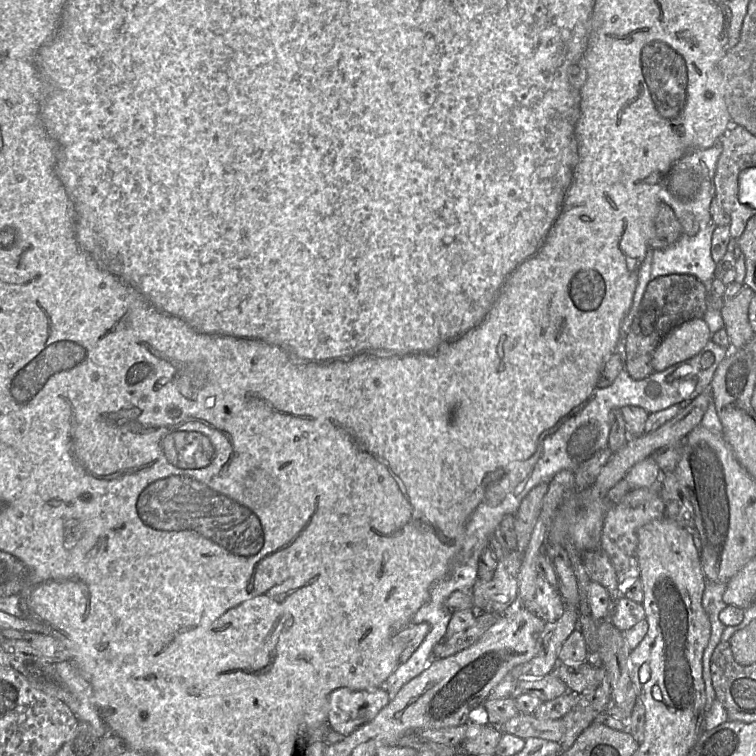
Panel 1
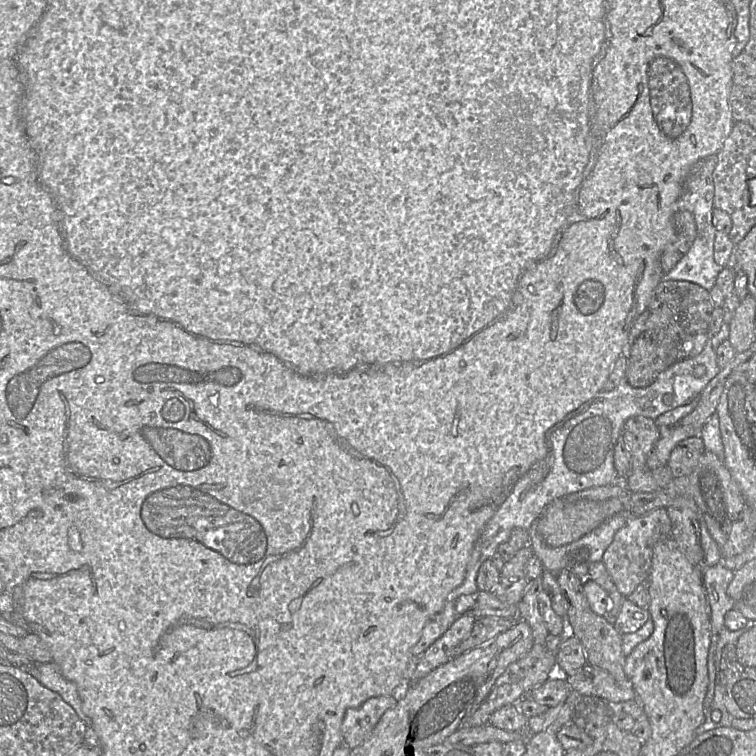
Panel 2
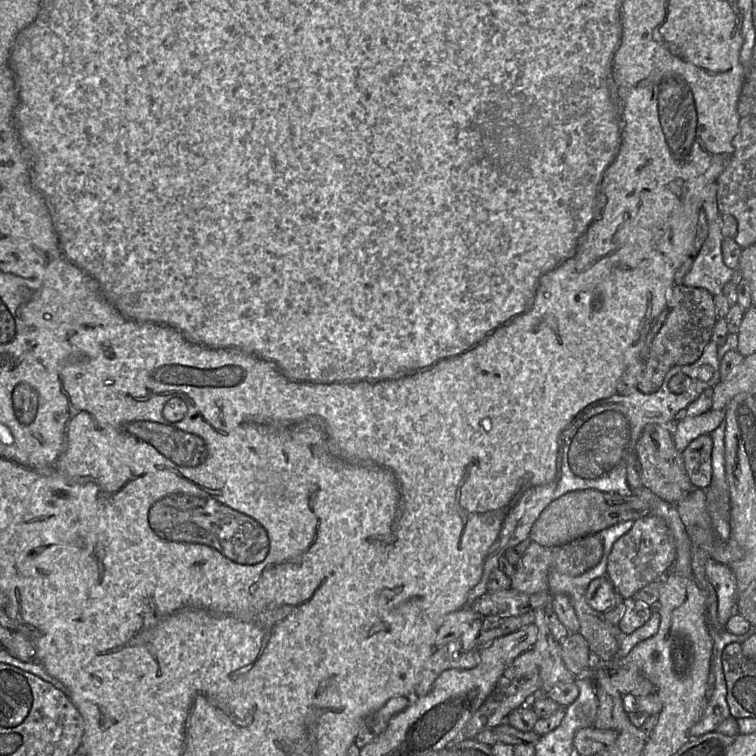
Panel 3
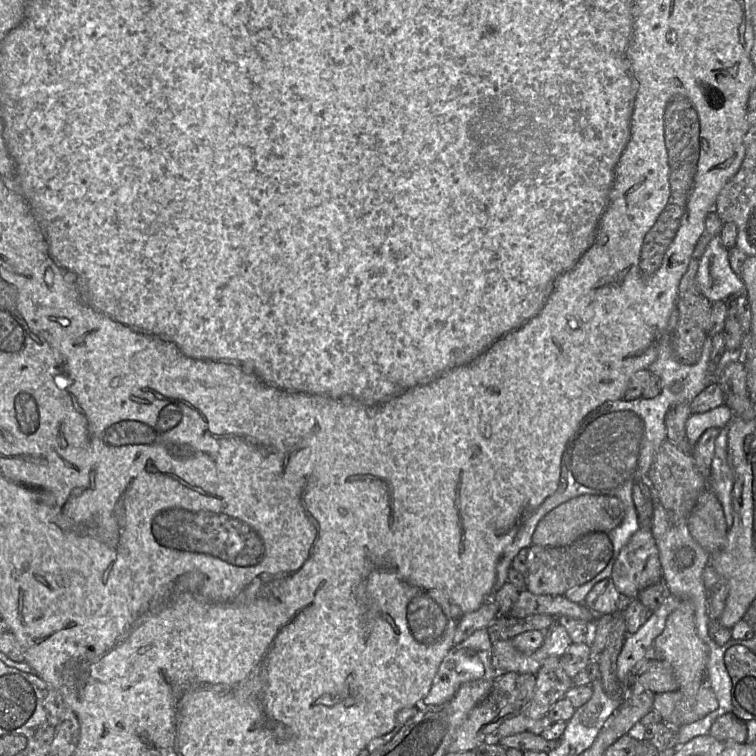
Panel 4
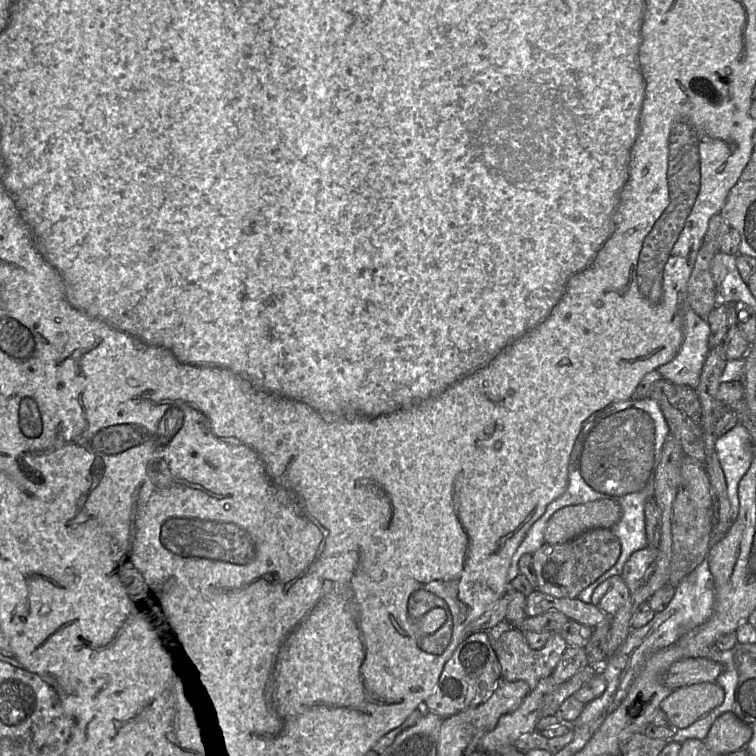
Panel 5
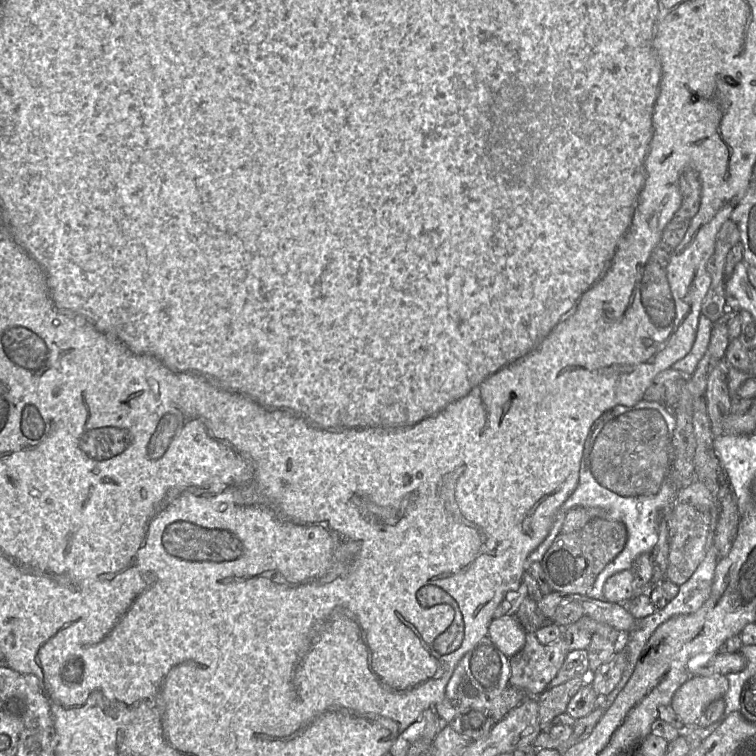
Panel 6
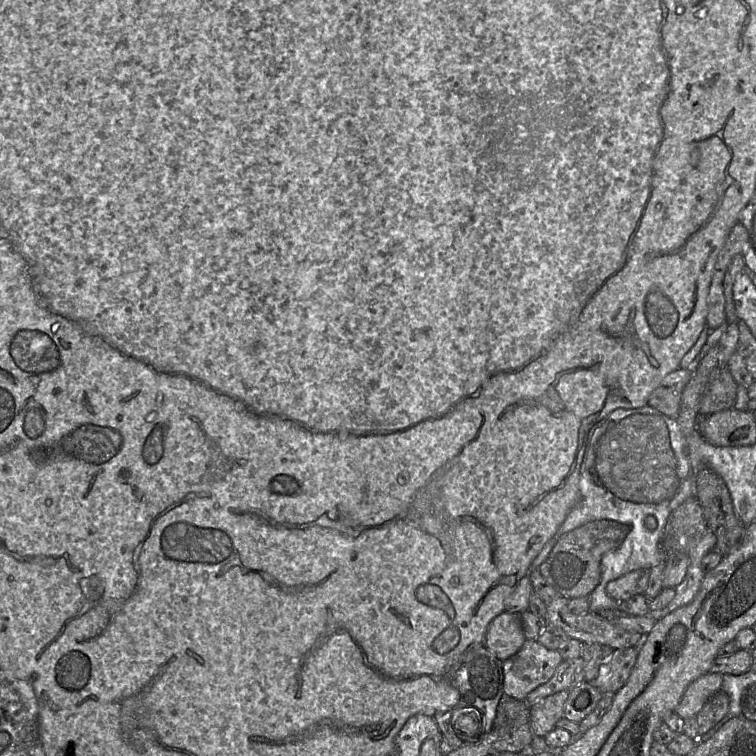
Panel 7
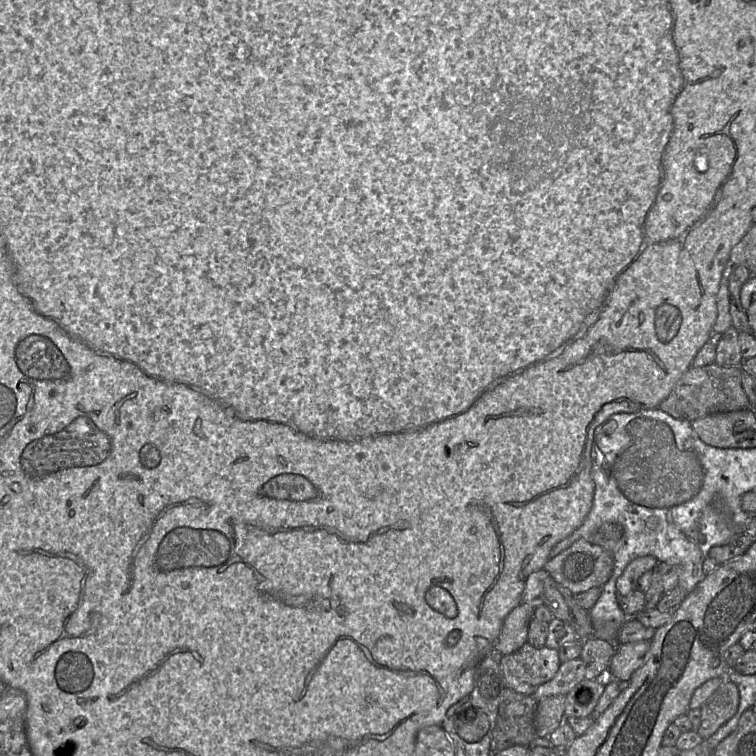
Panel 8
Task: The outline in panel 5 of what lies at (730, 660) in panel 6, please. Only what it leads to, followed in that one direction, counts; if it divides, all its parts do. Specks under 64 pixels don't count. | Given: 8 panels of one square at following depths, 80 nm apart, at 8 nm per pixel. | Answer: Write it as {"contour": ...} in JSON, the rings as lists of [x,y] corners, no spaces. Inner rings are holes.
{"contour":[[[690,657],[672,664],[664,676],[664,682],[676,690],[700,682],[714,682],[722,671],[723,666],[719,662],[707,657]]]}

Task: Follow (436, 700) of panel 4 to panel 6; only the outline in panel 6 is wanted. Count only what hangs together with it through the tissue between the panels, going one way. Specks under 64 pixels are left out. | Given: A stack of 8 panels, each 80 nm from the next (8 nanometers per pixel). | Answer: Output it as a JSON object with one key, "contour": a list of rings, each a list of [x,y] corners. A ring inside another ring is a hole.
{"contour":[[[485,637],[461,658],[446,685],[444,700],[435,704],[433,710],[443,724],[451,724],[457,714],[466,715],[472,709],[479,709],[485,715],[484,727],[490,731],[494,725],[489,711],[493,700],[509,686],[509,676],[509,657]]]}

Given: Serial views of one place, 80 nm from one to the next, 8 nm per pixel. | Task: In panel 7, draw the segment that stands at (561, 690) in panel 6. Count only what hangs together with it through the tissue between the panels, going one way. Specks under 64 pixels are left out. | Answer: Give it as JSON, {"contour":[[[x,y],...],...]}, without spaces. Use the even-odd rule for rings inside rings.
{"contour":[[[563,690],[530,705],[530,725],[535,736],[545,738],[556,727],[558,720],[564,716],[568,695],[569,691]]]}

